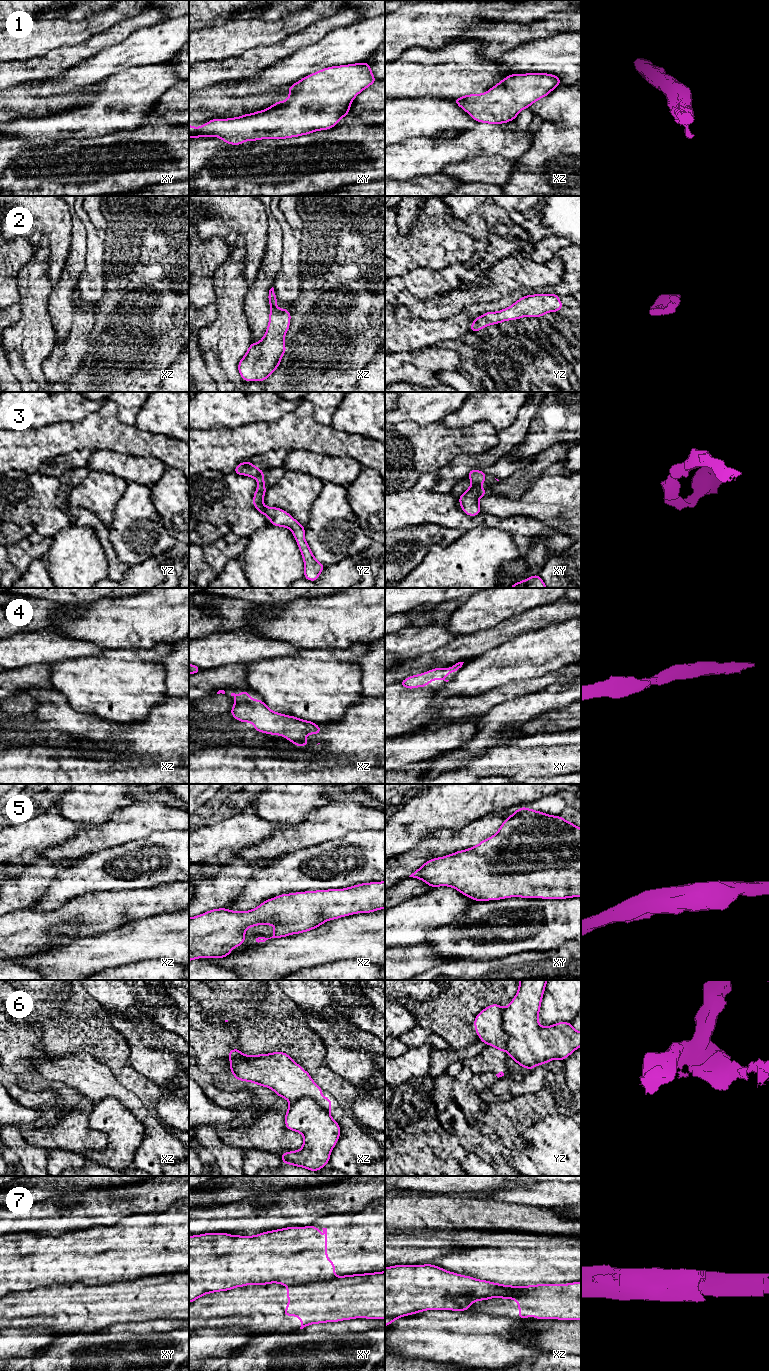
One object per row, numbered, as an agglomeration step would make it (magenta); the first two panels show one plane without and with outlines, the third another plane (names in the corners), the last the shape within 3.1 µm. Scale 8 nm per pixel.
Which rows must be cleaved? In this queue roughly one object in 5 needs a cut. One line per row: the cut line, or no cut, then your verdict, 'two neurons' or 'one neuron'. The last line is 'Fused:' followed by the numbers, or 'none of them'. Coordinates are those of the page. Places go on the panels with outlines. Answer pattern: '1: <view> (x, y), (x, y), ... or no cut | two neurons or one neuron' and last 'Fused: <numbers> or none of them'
1: no cut | one neuron
2: no cut | one neuron
3: no cut | one neuron
4: no cut | one neuron
5: no cut | one neuron
6: yz (502, 1008), (502, 1028), (506, 1034), (506, 1050) | two neurons
7: xy (334, 1276), (328, 1279), (296, 1283), (288, 1286) | two neurons
Fused: 6, 7

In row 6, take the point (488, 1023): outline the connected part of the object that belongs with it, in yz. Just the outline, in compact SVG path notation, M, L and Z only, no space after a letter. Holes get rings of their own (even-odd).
M491 1004L477 1014L474 1027L480 1041L504 1052L506 1051L507 1034L502 1026L502 1011L503 1008L499 1004Z

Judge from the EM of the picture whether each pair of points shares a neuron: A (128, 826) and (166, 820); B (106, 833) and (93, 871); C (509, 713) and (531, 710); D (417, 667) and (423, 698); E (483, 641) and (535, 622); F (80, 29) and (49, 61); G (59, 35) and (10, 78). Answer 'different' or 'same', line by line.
A: same
B: different
C: same
D: different
E: same
F: different
G: different

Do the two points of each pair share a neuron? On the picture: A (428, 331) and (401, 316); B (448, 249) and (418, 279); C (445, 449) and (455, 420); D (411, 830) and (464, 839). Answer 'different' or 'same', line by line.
A: same
B: different
C: different
D: different

